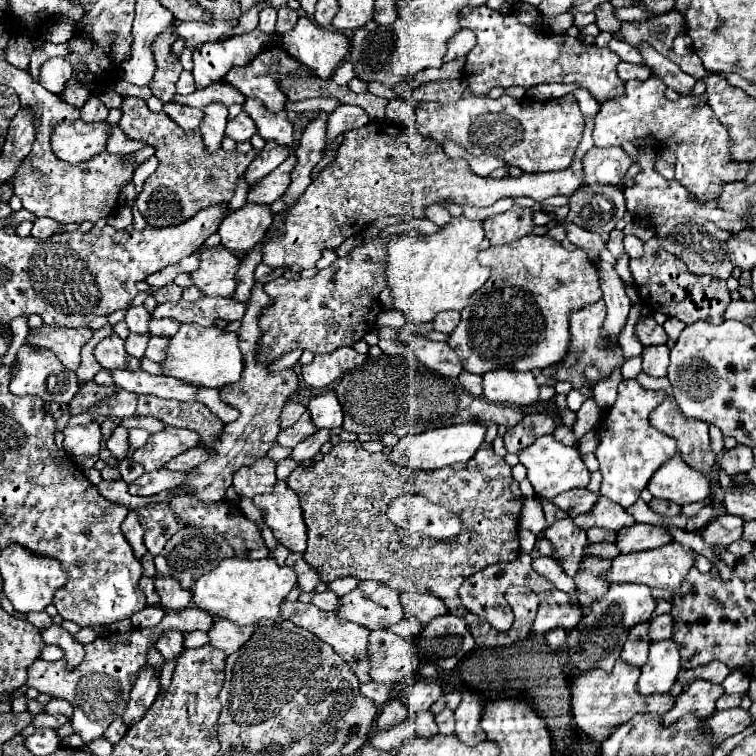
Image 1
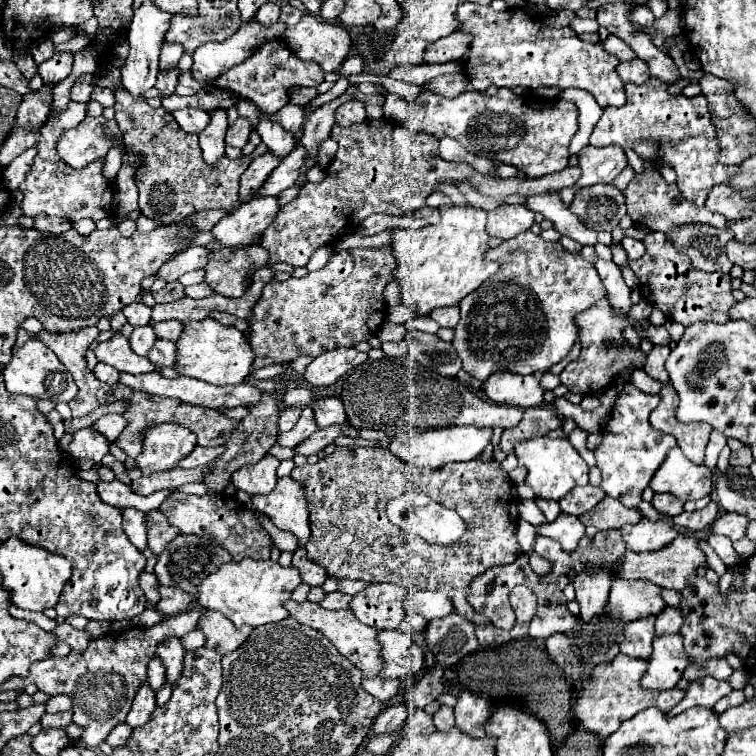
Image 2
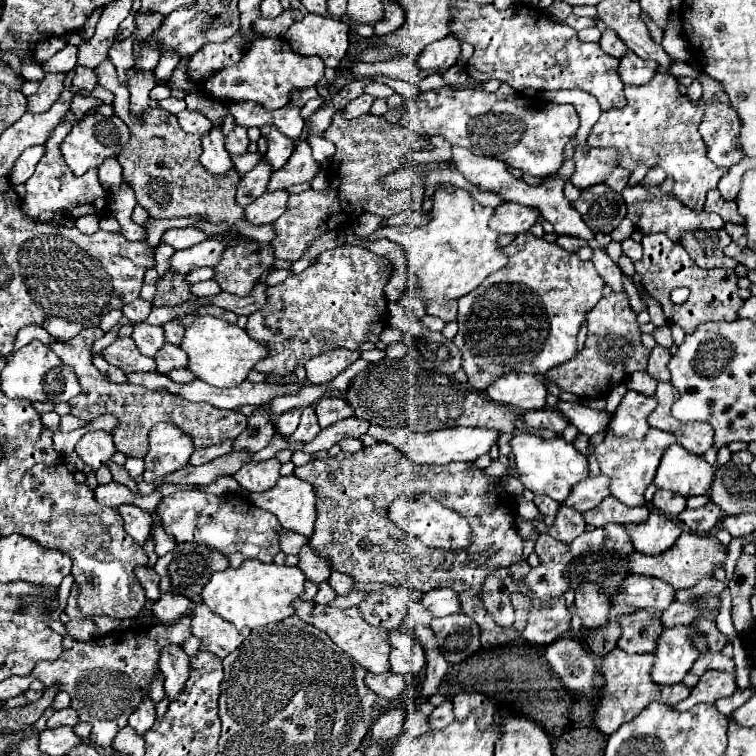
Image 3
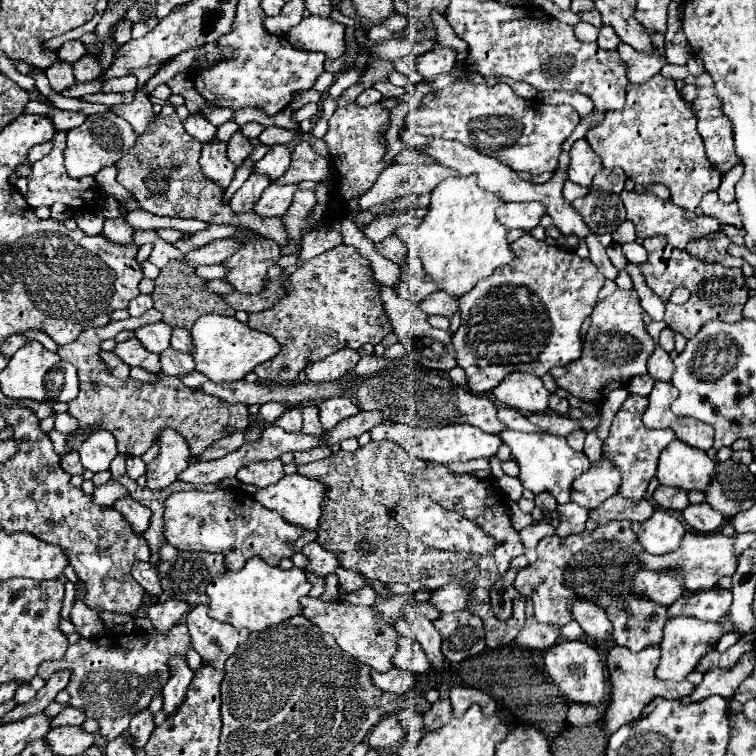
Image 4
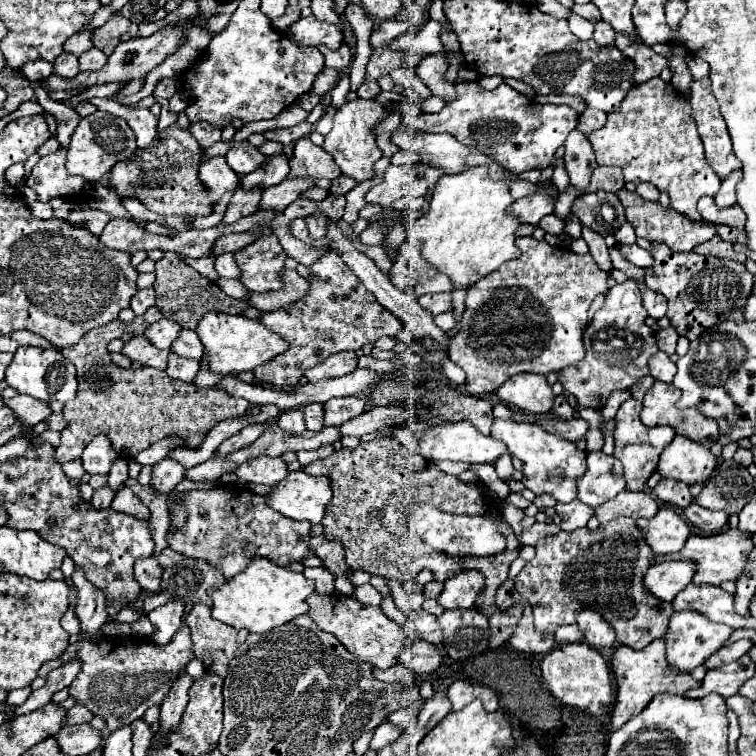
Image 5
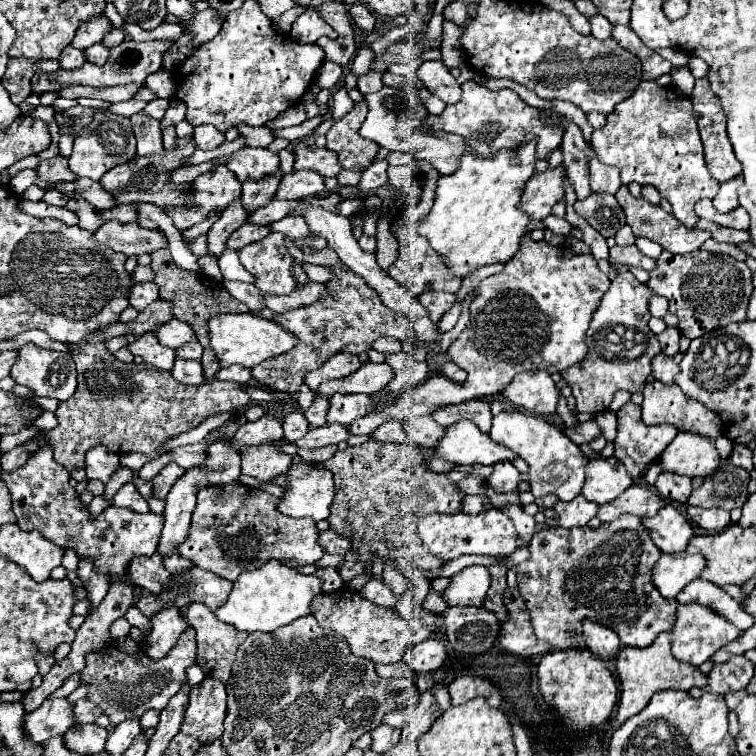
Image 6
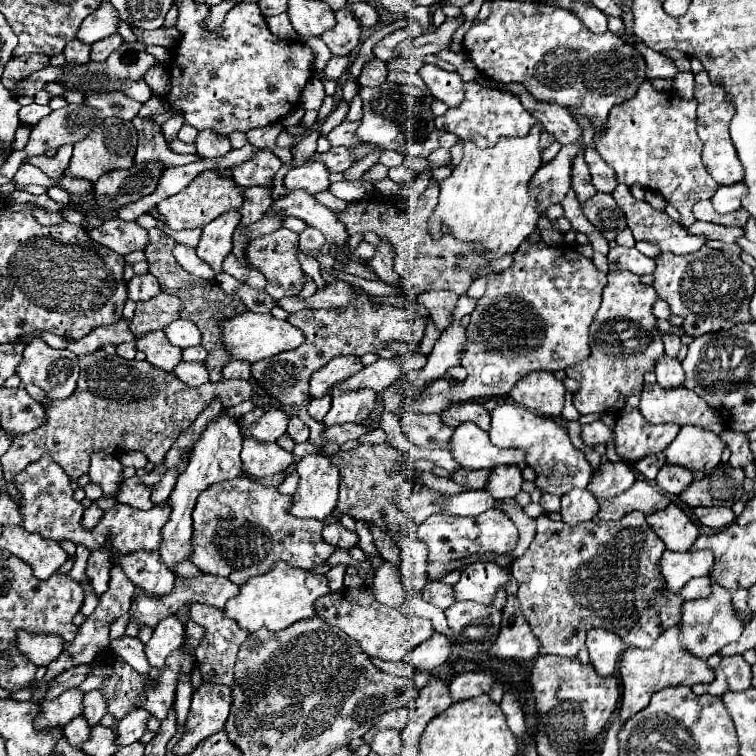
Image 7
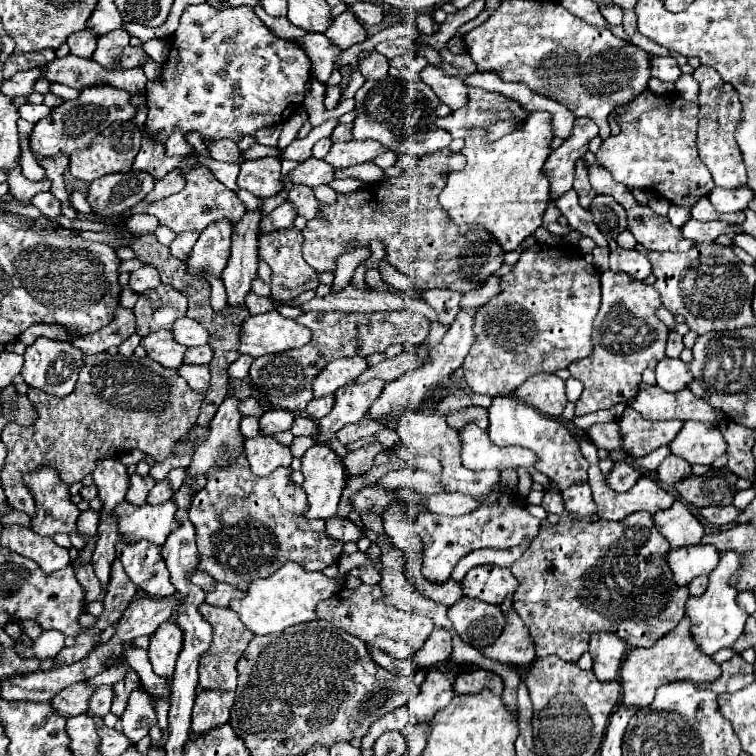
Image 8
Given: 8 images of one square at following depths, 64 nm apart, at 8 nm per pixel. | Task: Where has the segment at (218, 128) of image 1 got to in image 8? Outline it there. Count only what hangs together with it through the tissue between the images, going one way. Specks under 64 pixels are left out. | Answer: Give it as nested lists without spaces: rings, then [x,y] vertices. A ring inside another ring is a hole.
[[[190,154],[188,158],[184,158],[178,166],[182,170],[182,176],[186,180],[186,186],[168,196],[168,198],[162,198],[162,200],[156,200],[156,202],[146,202],[146,200],[140,200],[130,212],[132,214],[140,214],[140,212],[146,212],[146,214],[152,214],[158,218],[160,224],[168,226],[170,230],[174,230],[176,234],[182,234],[182,232],[202,232],[206,226],[210,226],[212,222],[218,222],[218,220],[230,220],[232,226],[236,226],[244,214],[246,214],[246,206],[242,204],[242,200],[236,196],[236,192],[228,190],[214,174],[208,166],[200,164],[198,158],[194,154]]]

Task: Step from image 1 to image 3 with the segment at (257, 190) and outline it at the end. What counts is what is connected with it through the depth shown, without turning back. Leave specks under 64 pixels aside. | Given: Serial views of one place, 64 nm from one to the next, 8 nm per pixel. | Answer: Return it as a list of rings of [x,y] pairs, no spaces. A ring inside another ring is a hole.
[[[302,140],[292,152],[284,170],[272,174],[268,190],[280,190],[280,188],[290,188],[300,182],[312,182],[320,170],[322,170],[322,164],[314,160],[308,142]]]

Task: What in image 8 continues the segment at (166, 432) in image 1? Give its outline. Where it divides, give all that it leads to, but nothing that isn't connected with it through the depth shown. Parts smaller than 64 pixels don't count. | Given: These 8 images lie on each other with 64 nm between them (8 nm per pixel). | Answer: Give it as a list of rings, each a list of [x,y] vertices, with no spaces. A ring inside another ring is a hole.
[[[162,480],[162,482],[158,482],[158,484],[150,490],[150,494],[148,494],[148,502],[166,502],[166,500],[170,500],[172,496],[174,496],[174,492],[170,490],[168,482]]]

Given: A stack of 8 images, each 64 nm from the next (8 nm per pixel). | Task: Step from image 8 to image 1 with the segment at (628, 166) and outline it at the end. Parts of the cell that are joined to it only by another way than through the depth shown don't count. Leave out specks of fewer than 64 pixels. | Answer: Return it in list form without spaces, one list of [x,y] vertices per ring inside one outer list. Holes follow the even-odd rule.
[[[650,76],[646,82],[626,82],[624,96],[620,100],[610,100],[608,104],[600,106],[600,112],[596,116],[594,124],[594,146],[622,146],[624,142],[632,142],[638,150],[652,148],[654,152],[672,150],[676,154],[676,180],[688,190],[688,194],[700,202],[708,202],[716,198],[716,192],[720,192],[722,184],[742,180],[744,172],[748,170],[748,164],[736,164],[734,160],[728,160],[728,134],[724,132],[724,126],[716,120],[712,108],[706,102],[706,96],[680,96],[678,100],[668,100],[664,96],[666,86],[662,80]]]

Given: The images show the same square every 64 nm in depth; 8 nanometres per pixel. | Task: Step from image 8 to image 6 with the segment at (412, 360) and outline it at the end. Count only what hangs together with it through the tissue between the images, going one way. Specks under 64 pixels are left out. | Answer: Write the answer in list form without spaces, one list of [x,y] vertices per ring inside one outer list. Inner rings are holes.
[[[368,362],[362,364],[358,372],[354,372],[352,376],[340,378],[340,380],[332,380],[332,382],[324,382],[320,386],[320,396],[332,396],[334,392],[342,392],[342,394],[378,394],[380,390],[384,390],[384,386],[394,378],[394,370],[390,364],[380,362]]]

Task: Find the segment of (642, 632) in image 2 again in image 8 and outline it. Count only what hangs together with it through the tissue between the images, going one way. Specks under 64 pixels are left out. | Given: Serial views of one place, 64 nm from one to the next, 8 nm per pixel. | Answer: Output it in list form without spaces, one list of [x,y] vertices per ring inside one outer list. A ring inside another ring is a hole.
[[[634,512],[620,522],[544,520],[536,540],[532,540],[528,550],[512,564],[512,572],[520,582],[514,592],[514,610],[534,638],[536,656],[554,654],[566,662],[578,662],[578,658],[588,652],[590,636],[602,632],[618,634],[632,648],[650,648],[676,628],[684,618],[690,592],[688,586],[678,586],[674,582],[666,562],[668,552],[670,544],[654,526],[650,512]]]

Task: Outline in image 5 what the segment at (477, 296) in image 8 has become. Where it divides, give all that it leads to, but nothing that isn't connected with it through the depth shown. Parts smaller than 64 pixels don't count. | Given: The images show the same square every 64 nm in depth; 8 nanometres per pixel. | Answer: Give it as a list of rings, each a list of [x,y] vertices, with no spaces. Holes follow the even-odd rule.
[[[450,311],[434,317],[434,323],[444,332],[452,330],[456,323],[454,312]]]

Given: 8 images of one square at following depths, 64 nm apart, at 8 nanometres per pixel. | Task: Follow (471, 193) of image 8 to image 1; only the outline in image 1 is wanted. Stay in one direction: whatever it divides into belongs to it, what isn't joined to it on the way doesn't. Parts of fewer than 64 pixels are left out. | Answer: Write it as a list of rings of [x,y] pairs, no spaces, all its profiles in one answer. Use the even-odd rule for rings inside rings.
[[[452,216],[446,226],[442,226],[434,234],[402,234],[400,238],[392,238],[388,242],[388,260],[386,260],[386,278],[392,290],[394,308],[402,310],[408,322],[432,322],[436,312],[442,310],[462,310],[472,292],[476,292],[488,278],[490,268],[480,266],[478,254],[480,244],[484,240],[484,228],[480,220],[470,220],[466,216]]]

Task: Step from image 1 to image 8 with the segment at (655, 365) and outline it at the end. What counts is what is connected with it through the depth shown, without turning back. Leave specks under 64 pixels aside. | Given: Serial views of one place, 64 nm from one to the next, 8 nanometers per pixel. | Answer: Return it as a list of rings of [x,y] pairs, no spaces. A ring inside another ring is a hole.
[[[664,358],[656,366],[656,380],[658,386],[666,392],[678,392],[692,382],[692,372],[688,370],[688,364],[684,364],[682,360]]]

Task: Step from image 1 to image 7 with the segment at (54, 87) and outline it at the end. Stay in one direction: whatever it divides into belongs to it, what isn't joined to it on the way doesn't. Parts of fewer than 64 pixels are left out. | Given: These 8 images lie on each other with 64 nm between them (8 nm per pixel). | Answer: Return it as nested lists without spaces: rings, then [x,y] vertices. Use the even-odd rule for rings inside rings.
[[[102,2],[100,8],[84,20],[84,24],[80,26],[80,32],[76,36],[88,44],[94,44],[94,42],[114,34],[118,30],[118,22],[120,22],[120,18],[118,18],[118,12],[114,10],[114,6],[110,2]]]

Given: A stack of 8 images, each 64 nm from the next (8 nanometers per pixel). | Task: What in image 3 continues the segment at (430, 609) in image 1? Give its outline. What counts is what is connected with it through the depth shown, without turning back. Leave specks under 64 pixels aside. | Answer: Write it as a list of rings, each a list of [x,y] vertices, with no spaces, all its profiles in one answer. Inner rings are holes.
[[[436,588],[424,594],[422,604],[434,614],[434,616],[448,616],[448,614],[456,614],[462,604],[458,598],[458,592],[452,588]]]

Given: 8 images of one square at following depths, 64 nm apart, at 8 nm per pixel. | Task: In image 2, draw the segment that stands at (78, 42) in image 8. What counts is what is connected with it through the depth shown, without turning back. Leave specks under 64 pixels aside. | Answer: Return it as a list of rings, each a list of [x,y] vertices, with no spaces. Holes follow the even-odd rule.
[[[44,84],[38,92],[26,94],[22,98],[22,104],[18,108],[18,122],[16,126],[22,128],[38,128],[38,124],[42,124],[48,118],[48,110],[50,110],[50,102],[52,102],[52,84]]]

